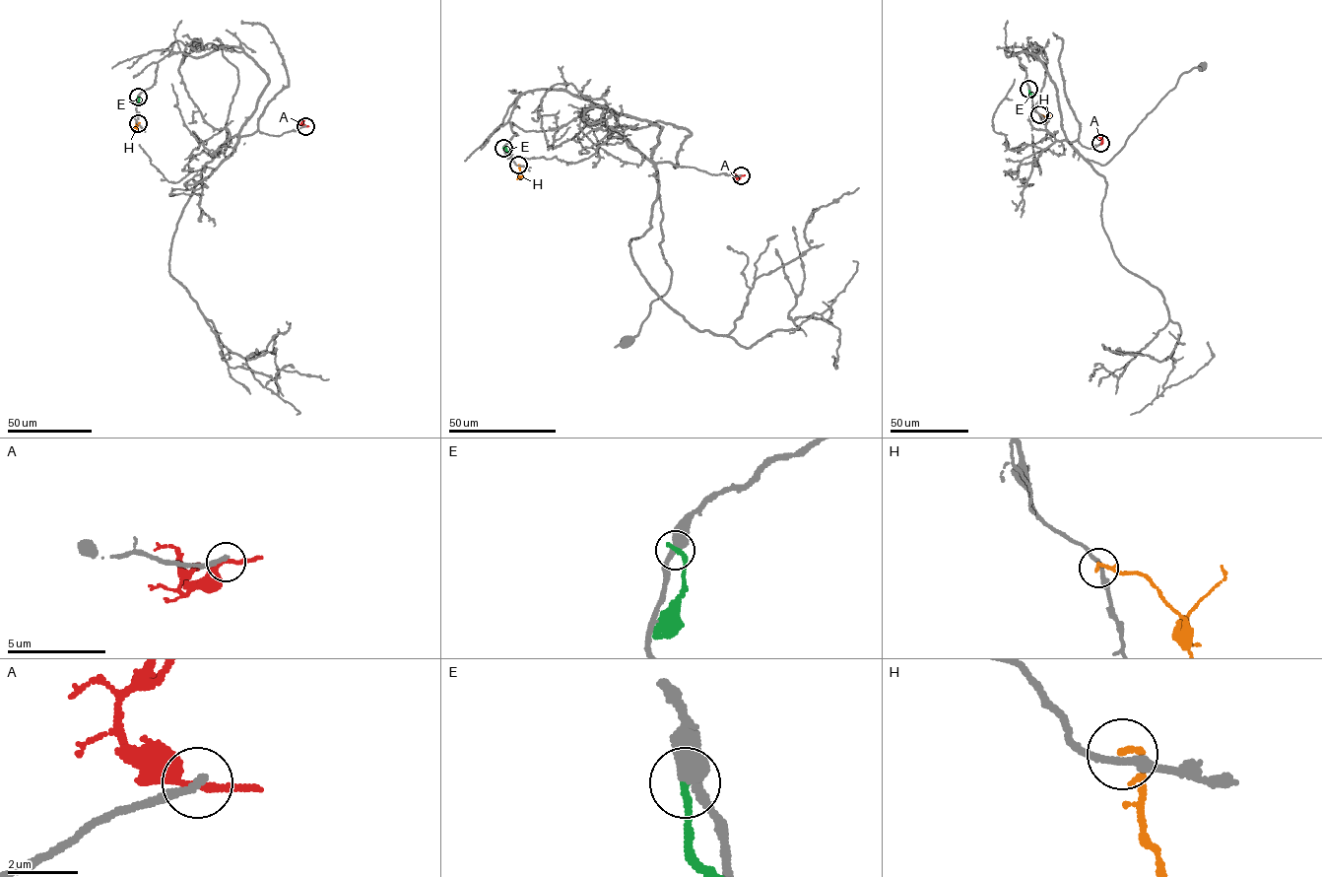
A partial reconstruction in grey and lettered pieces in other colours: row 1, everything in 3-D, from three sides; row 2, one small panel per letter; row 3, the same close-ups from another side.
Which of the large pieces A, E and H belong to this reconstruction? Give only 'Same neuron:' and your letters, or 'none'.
Same neuron: none

